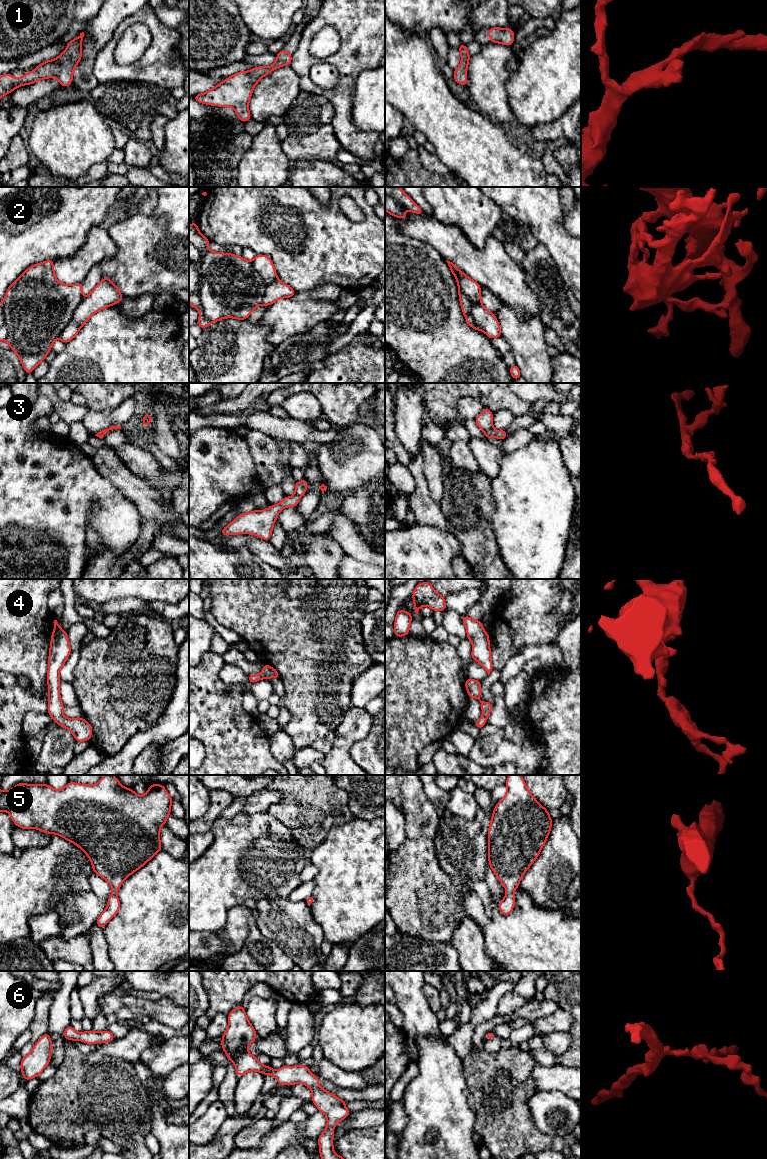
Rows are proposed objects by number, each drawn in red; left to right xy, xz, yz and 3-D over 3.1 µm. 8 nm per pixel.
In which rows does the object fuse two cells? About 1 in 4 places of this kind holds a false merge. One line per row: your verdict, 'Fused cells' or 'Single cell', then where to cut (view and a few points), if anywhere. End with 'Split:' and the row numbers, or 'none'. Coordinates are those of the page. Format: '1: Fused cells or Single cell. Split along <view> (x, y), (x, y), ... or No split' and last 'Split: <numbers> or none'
1: Single cell. No split
2: Single cell. No split
3: Single cell. No split
4: Single cell. No split
5: Single cell. No split
6: Single cell. No split
Split: none

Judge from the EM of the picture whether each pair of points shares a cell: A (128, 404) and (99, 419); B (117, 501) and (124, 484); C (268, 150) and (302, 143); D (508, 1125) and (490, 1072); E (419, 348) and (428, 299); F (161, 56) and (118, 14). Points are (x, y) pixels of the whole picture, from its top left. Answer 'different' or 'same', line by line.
A: same
B: different
C: different
D: same
E: same
F: different

